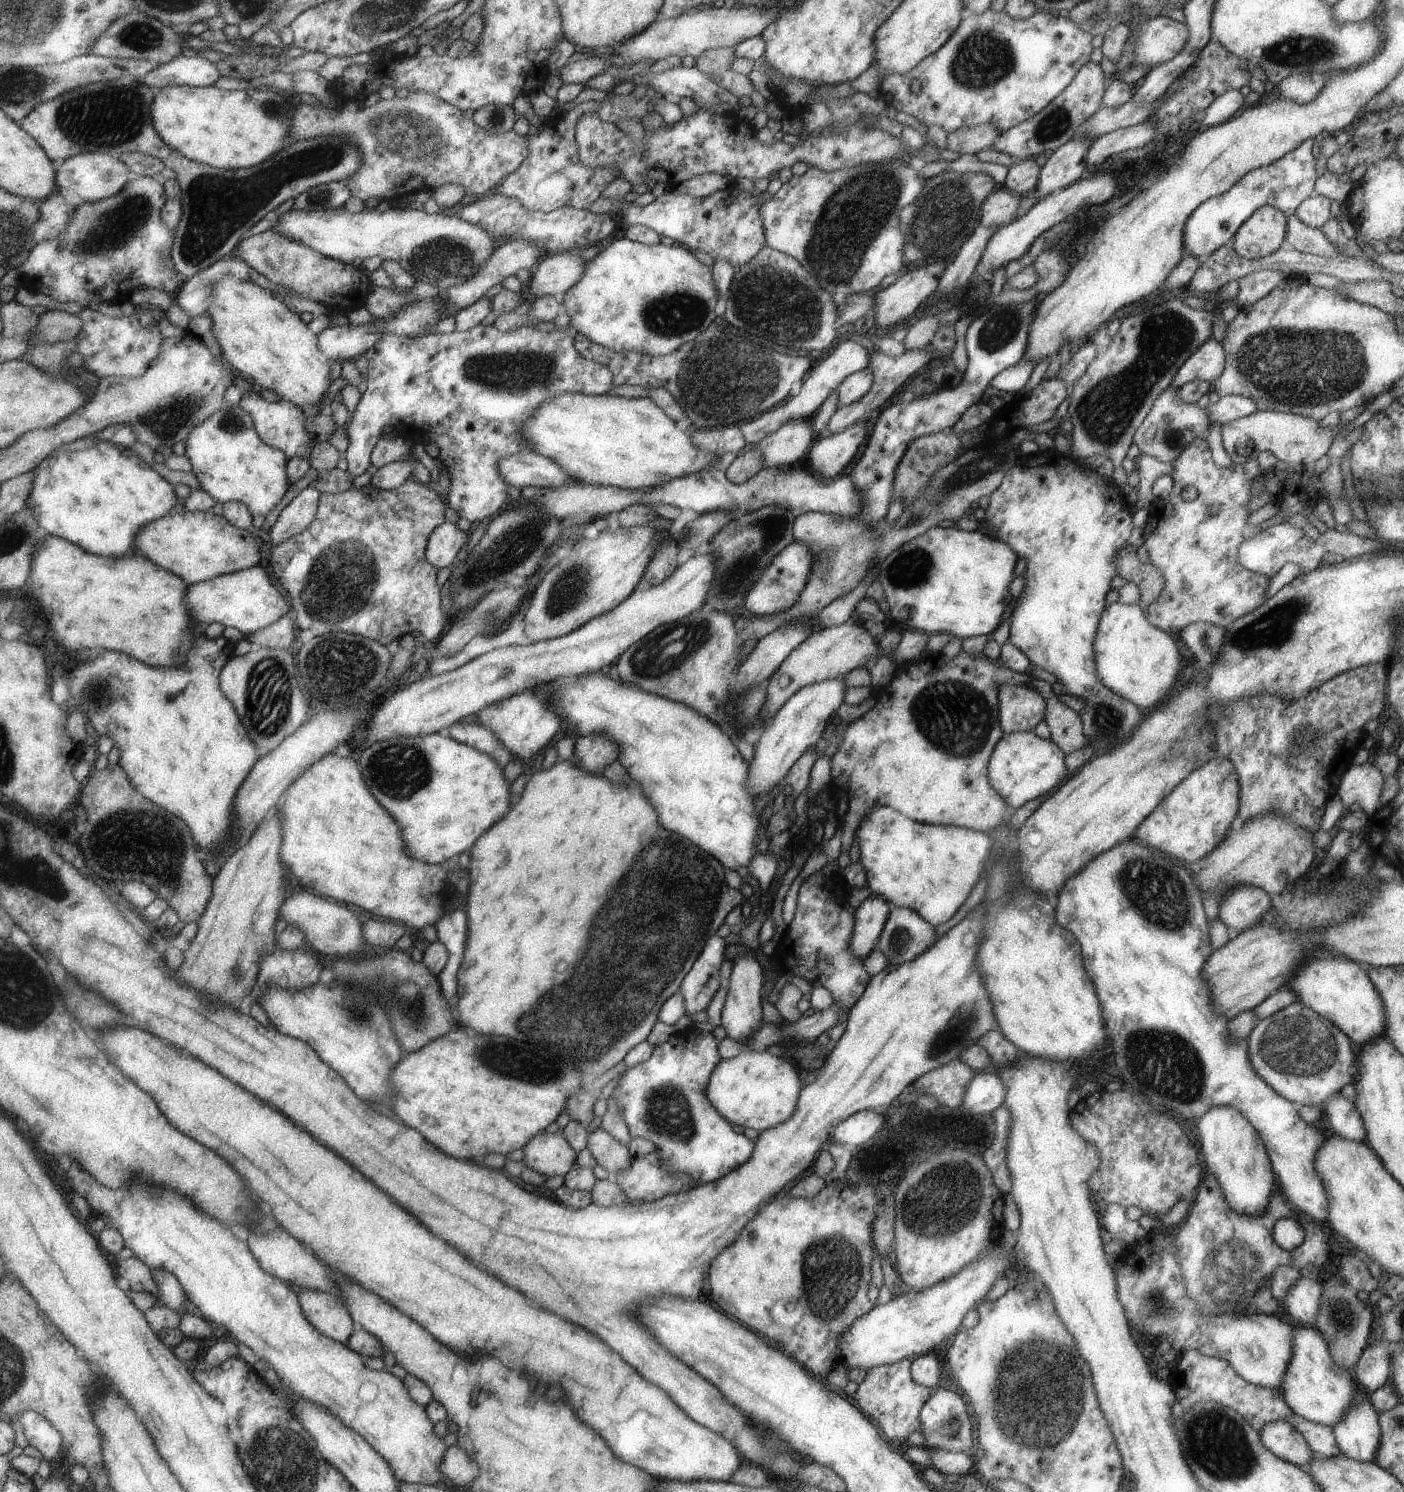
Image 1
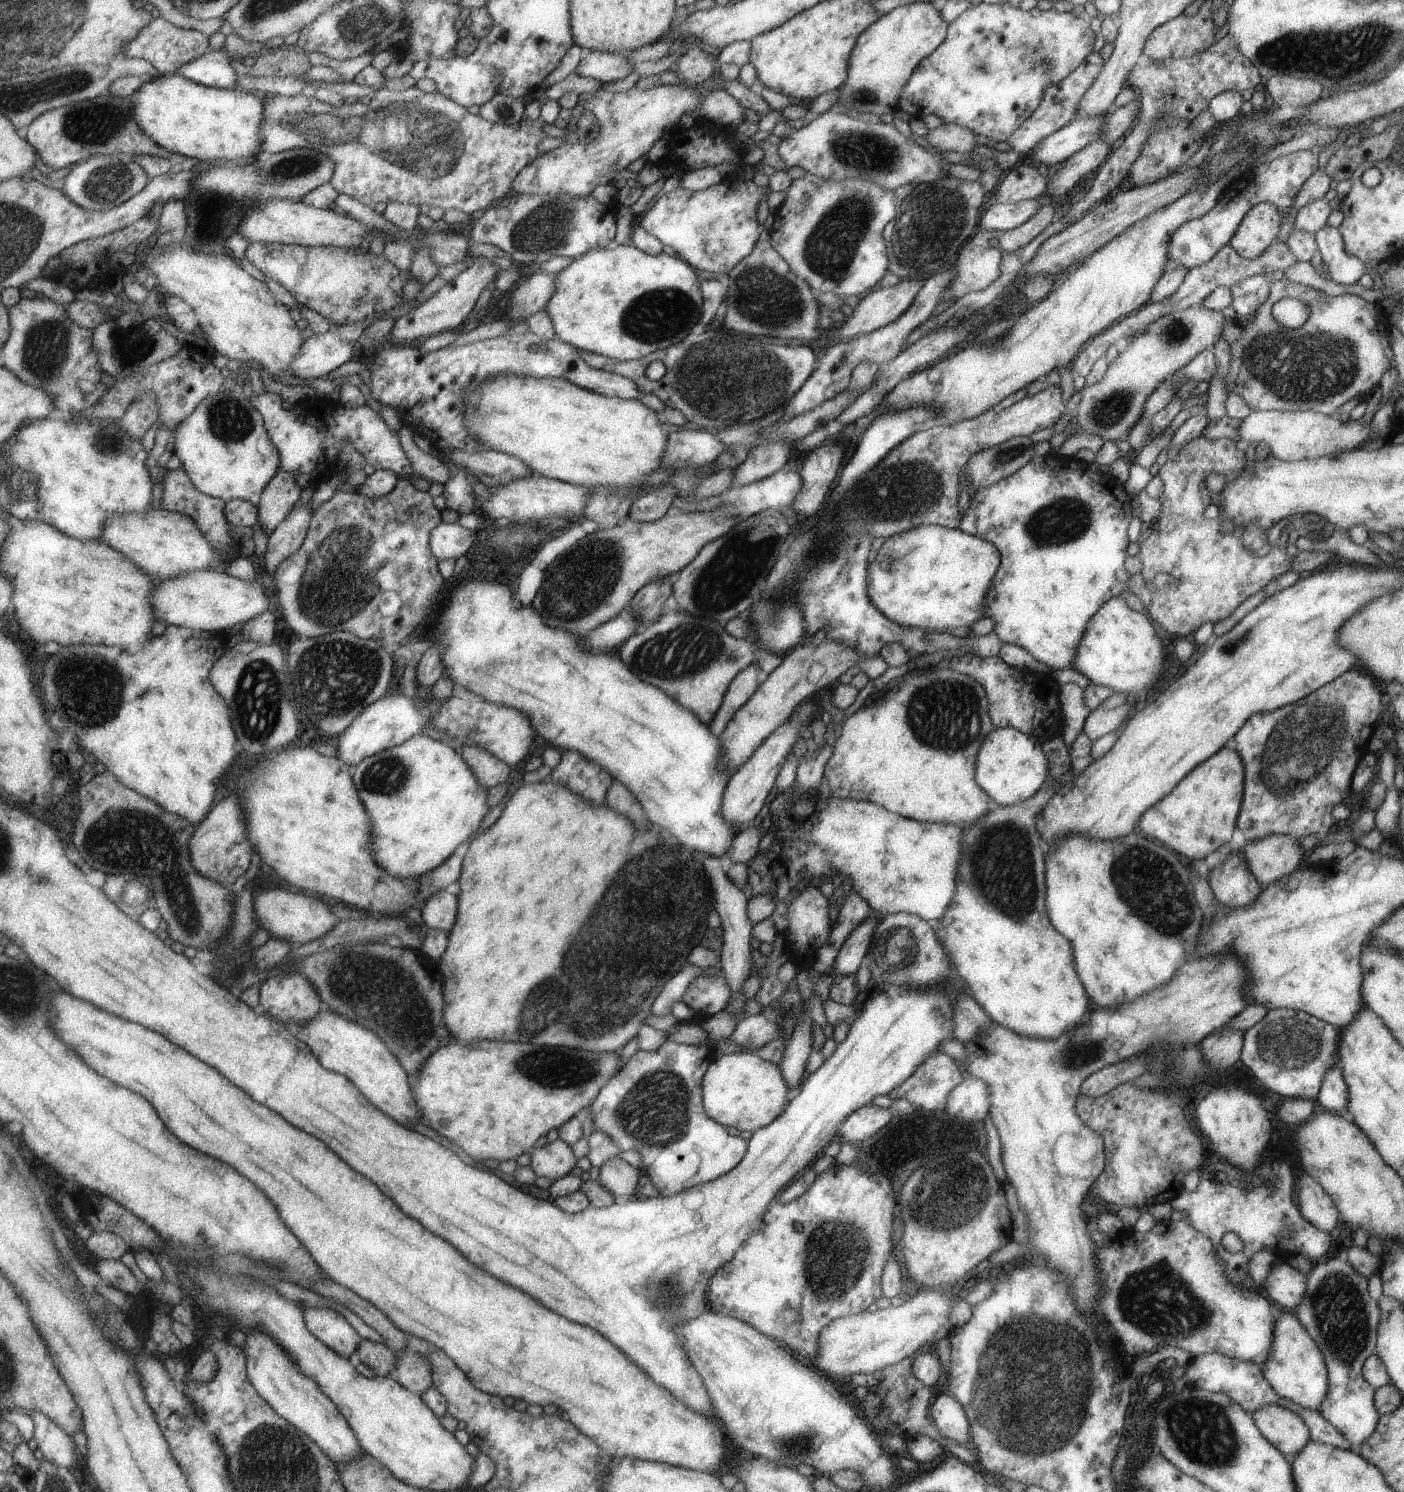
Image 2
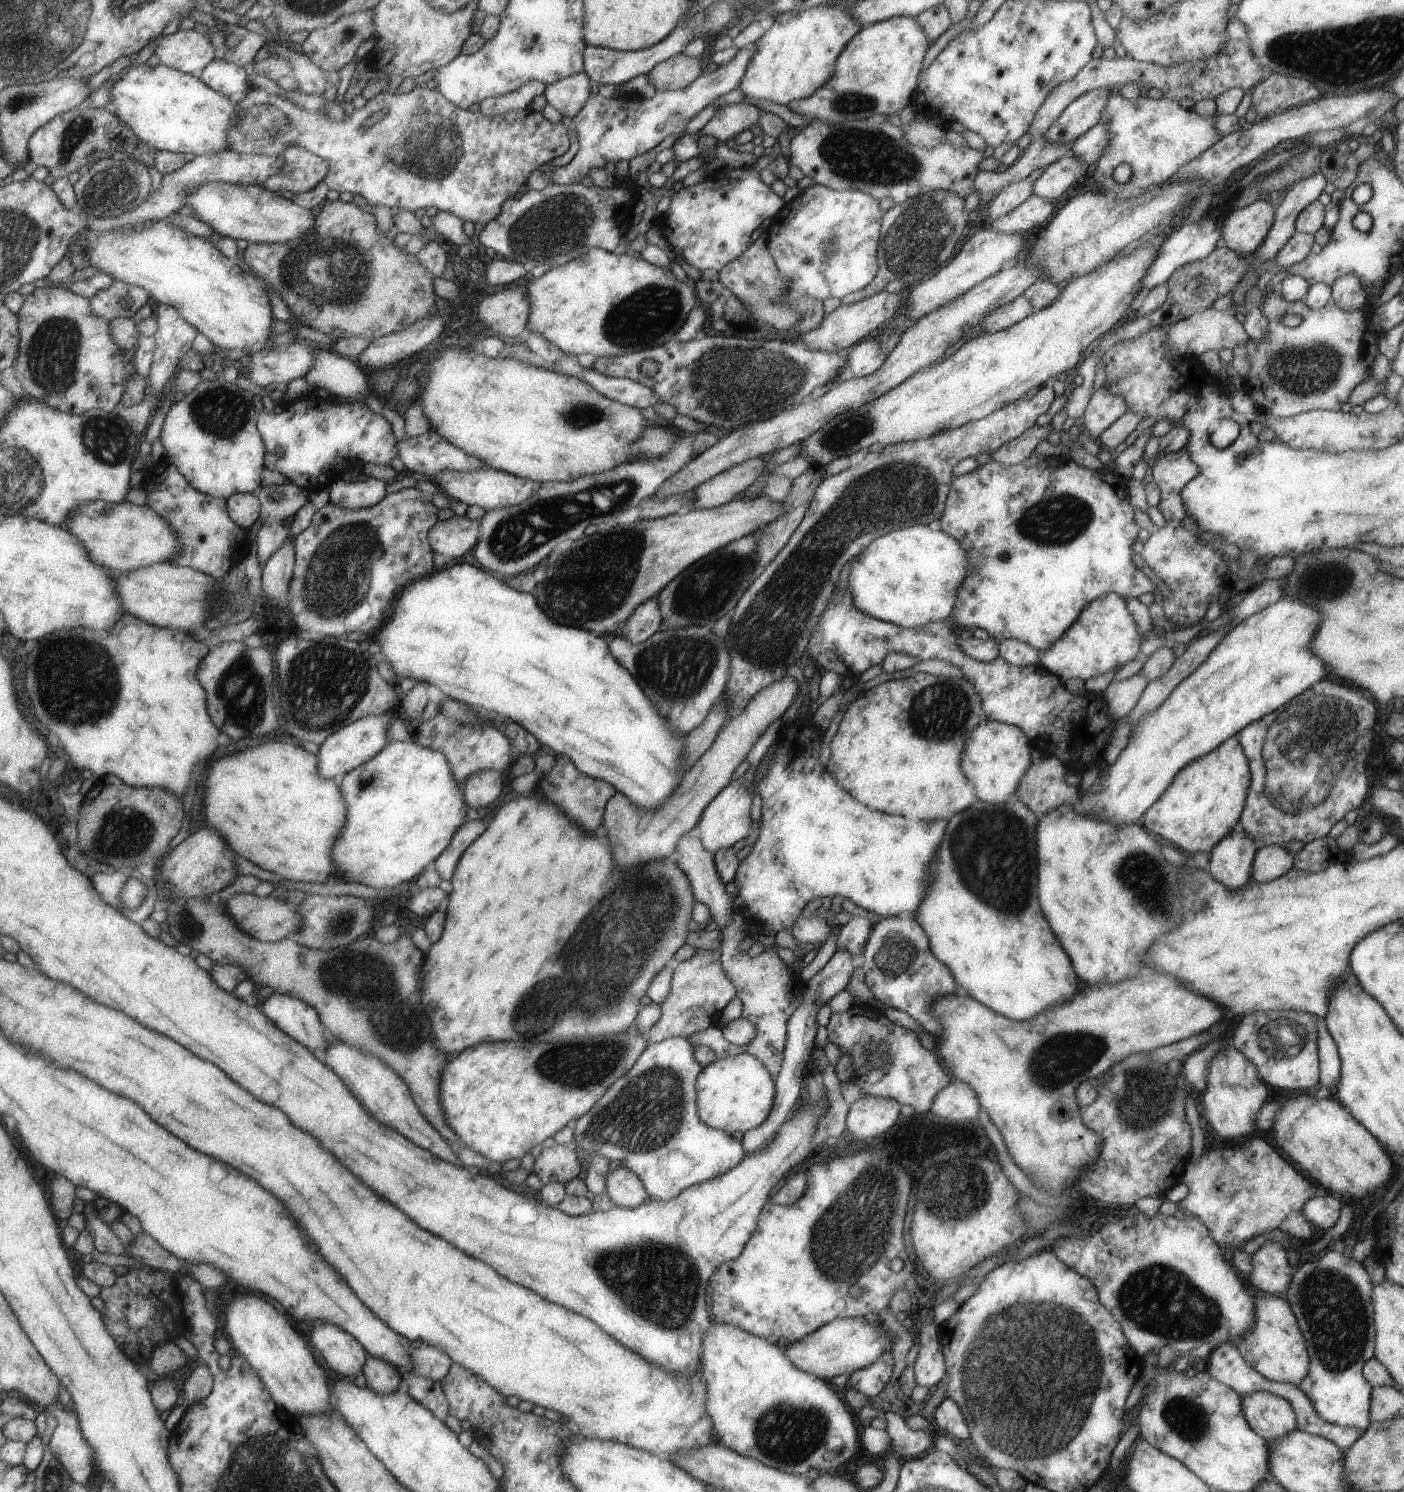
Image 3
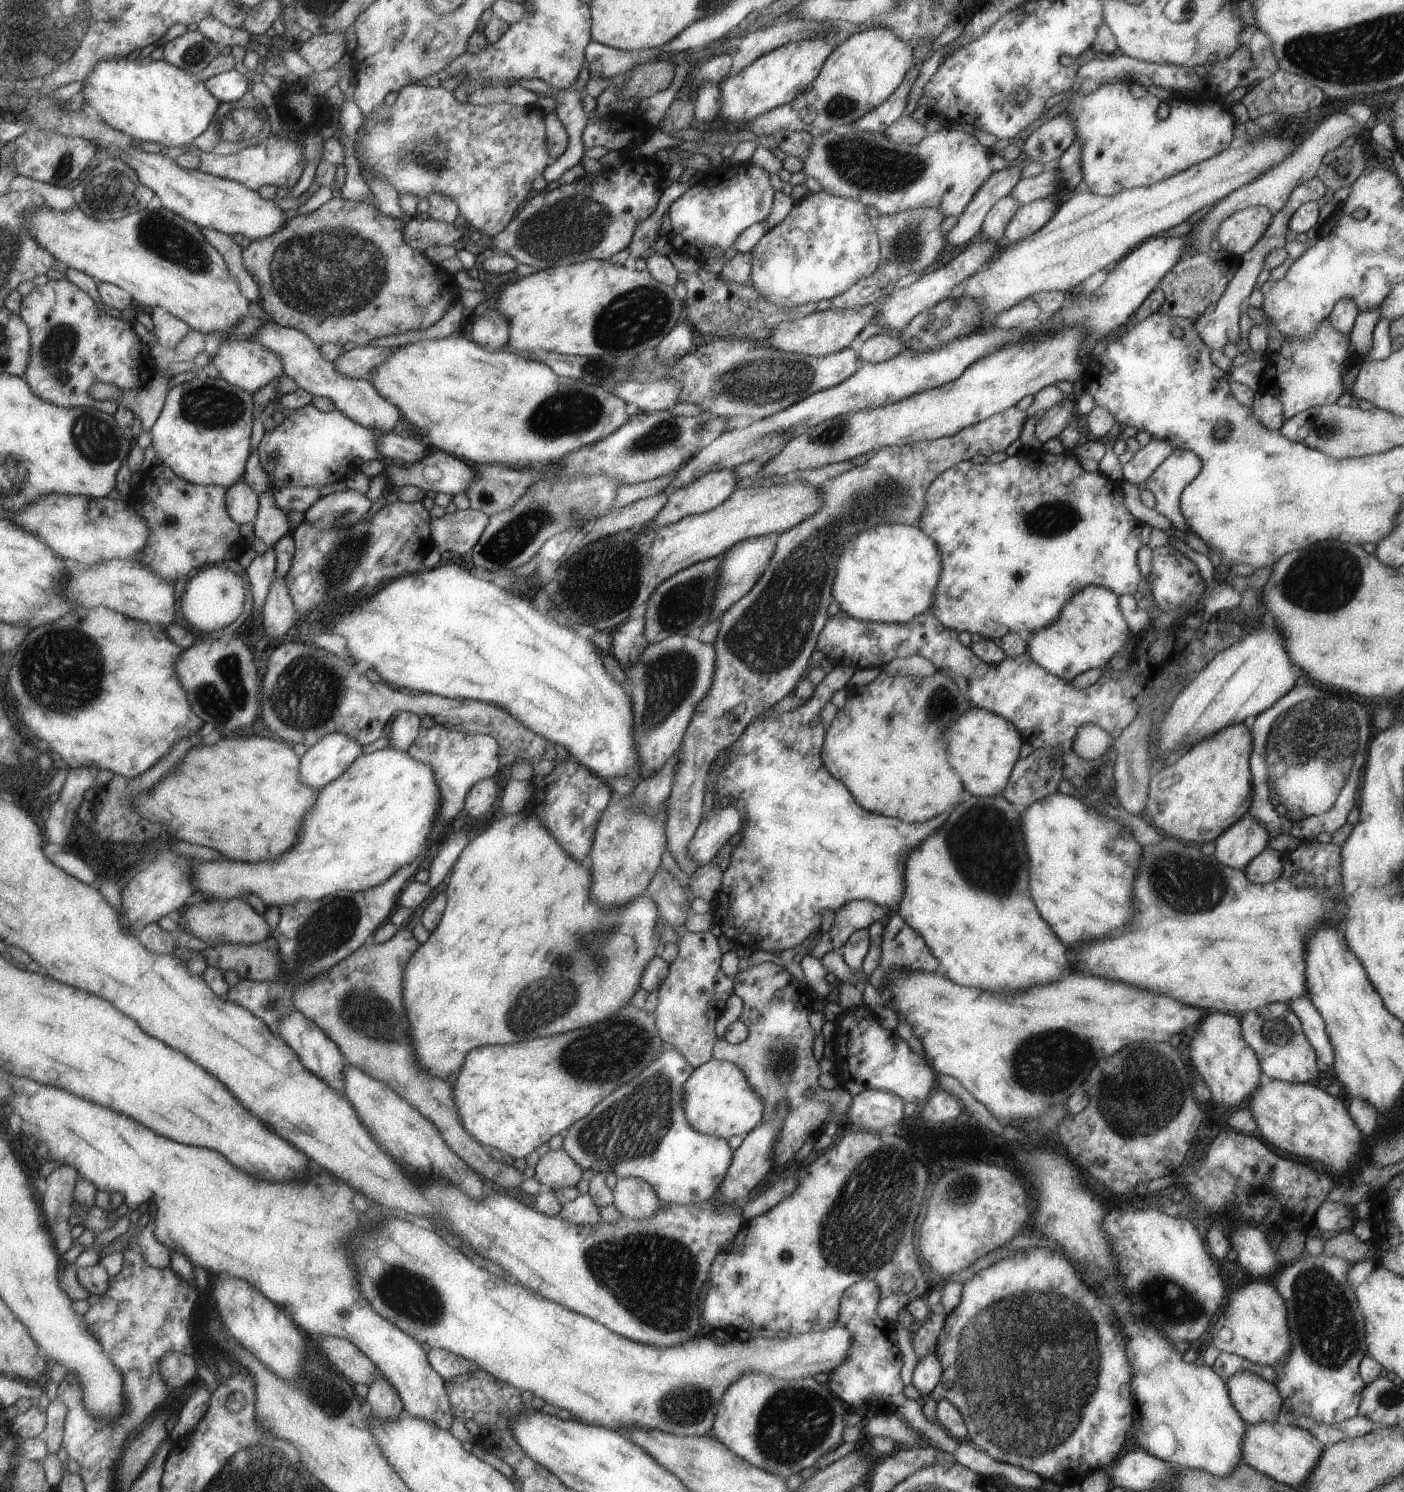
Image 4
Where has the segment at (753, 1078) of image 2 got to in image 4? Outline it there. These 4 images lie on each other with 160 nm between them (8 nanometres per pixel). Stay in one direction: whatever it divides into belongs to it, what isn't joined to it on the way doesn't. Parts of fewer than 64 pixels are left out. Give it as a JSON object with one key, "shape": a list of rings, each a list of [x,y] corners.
{"shape":[[[709,1059],[691,1071],[682,1086],[682,1107],[687,1124],[698,1133],[728,1139],[733,1134],[745,1135],[762,1122],[763,1105],[746,1081],[745,1075],[736,1064],[717,1059]]]}

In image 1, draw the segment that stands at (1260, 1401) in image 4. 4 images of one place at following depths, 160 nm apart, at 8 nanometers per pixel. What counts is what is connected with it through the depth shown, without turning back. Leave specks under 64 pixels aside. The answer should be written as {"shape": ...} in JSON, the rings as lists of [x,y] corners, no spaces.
{"shape":[[[1284,1420],[1265,1423],[1258,1435],[1269,1452],[1295,1466],[1305,1468],[1313,1458],[1313,1452],[1301,1433]]]}

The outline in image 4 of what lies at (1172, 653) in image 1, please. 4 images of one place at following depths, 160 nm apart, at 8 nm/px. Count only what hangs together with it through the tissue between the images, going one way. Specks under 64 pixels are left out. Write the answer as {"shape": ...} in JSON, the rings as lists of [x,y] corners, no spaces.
{"shape":[[[1087,585],[1075,591],[1051,624],[1031,633],[1030,642],[1026,644],[1030,659],[1066,681],[1086,670],[1107,666],[1129,632],[1117,601],[1118,596],[1113,591],[1097,585]]]}

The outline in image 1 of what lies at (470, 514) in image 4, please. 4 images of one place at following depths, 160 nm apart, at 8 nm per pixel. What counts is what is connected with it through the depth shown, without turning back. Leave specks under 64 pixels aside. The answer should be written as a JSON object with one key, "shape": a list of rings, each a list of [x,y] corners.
{"shape":[[[443,521],[436,526],[428,536],[425,558],[437,570],[444,566],[450,567],[456,561],[457,554],[462,553],[469,535],[456,524]]]}

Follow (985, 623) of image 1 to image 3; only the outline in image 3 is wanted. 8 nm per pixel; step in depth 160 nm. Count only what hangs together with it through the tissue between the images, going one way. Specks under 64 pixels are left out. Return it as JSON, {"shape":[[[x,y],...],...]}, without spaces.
{"shape":[[[913,525],[874,538],[849,564],[847,586],[855,608],[874,619],[906,629],[939,619],[950,620],[956,600],[956,588],[967,576],[971,566],[974,566],[959,542],[933,525]]]}

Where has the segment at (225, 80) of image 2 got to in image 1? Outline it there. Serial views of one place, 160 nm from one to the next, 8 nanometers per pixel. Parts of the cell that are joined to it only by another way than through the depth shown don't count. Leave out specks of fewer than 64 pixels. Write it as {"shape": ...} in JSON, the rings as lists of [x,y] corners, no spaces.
{"shape":[[[179,55],[174,61],[159,65],[139,80],[144,85],[160,89],[169,85],[208,87],[217,84],[221,76],[219,65],[203,55]]]}

